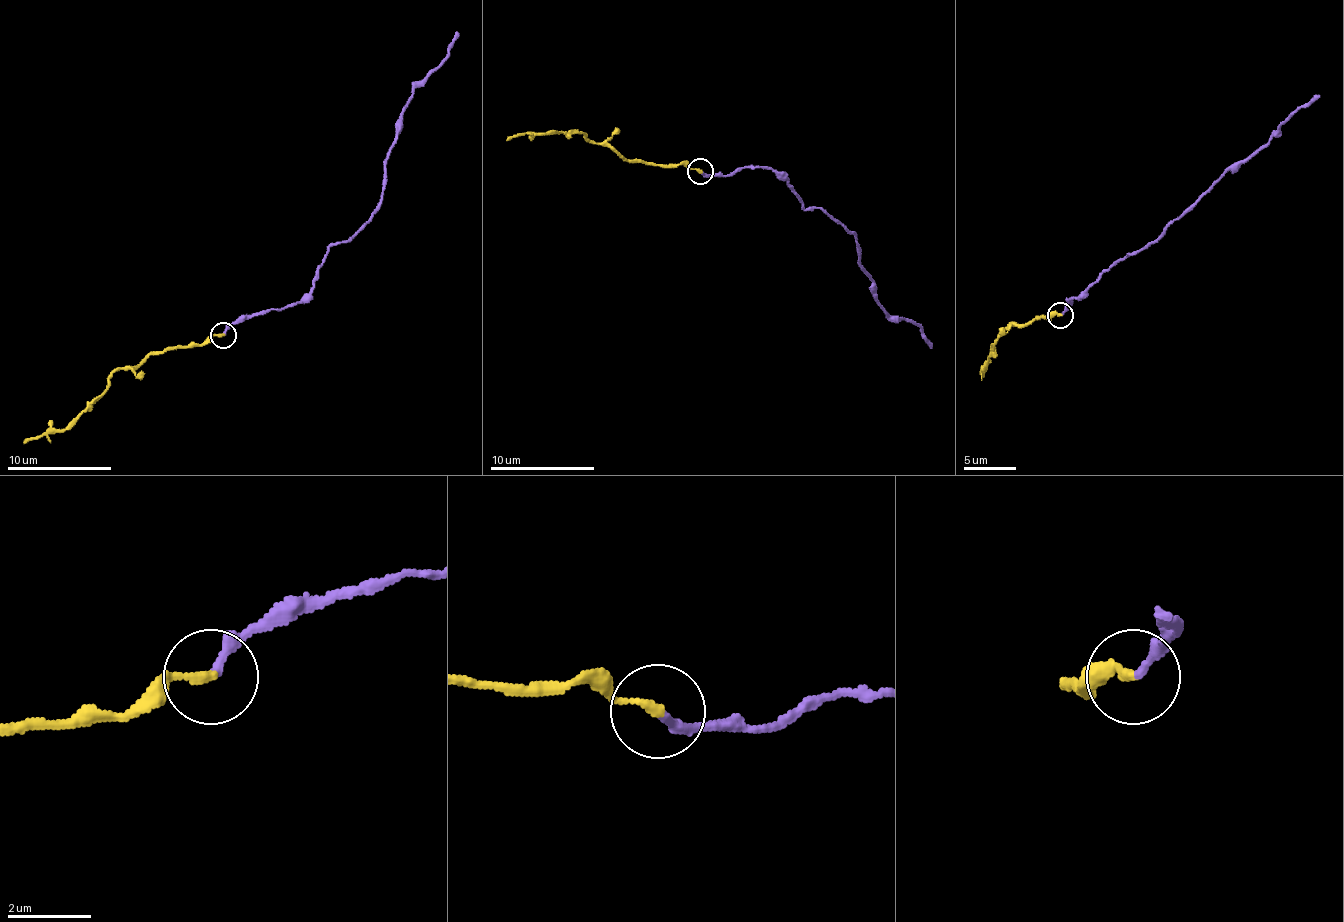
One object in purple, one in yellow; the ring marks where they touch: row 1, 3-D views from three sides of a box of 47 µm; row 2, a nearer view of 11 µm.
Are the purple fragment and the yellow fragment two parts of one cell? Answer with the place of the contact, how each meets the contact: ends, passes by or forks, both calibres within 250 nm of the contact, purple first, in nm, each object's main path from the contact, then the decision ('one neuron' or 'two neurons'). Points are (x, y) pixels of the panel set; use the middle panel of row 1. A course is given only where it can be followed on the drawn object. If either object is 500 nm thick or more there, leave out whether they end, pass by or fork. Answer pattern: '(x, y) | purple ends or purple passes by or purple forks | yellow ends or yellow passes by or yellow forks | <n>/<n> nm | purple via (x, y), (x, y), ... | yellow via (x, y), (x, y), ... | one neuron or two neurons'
(700, 171) | purple ends | yellow ends | 190/200 nm | purple via (702, 170), (774, 169), (807, 209), (825, 211), (854, 235), (876, 304), (890, 316), (909, 318), (931, 348) | yellow via (700, 170), (682, 164), (626, 162), (614, 151), (594, 144), (580, 132), (523, 132), (506, 139) | two neurons

